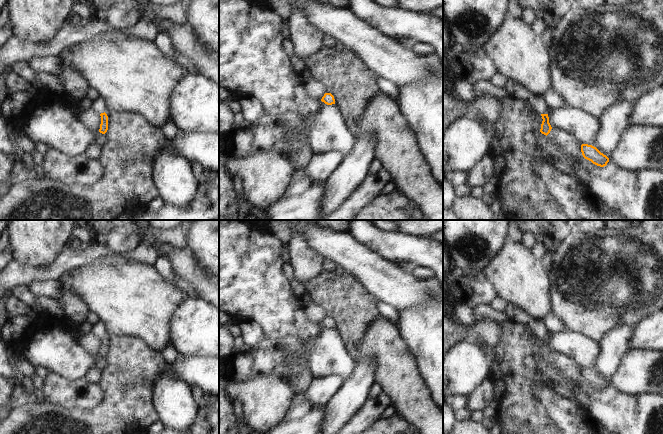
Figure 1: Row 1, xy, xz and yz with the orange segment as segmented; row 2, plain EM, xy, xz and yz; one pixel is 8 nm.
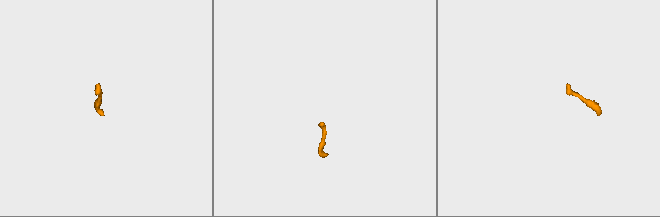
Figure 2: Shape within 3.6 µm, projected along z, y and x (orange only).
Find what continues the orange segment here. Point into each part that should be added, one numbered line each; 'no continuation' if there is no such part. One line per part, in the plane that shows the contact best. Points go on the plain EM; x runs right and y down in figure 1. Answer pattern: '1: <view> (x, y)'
no continuation

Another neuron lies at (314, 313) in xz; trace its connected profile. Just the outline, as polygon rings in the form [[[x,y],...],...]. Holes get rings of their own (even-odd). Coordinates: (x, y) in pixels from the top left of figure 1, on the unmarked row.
[[[310,301],[304,305],[304,315],[308,321],[321,325],[326,317],[326,312],[322,307]]]

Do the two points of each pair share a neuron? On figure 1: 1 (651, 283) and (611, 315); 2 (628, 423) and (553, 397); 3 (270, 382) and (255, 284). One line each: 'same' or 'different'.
1: same
2: different
3: different

